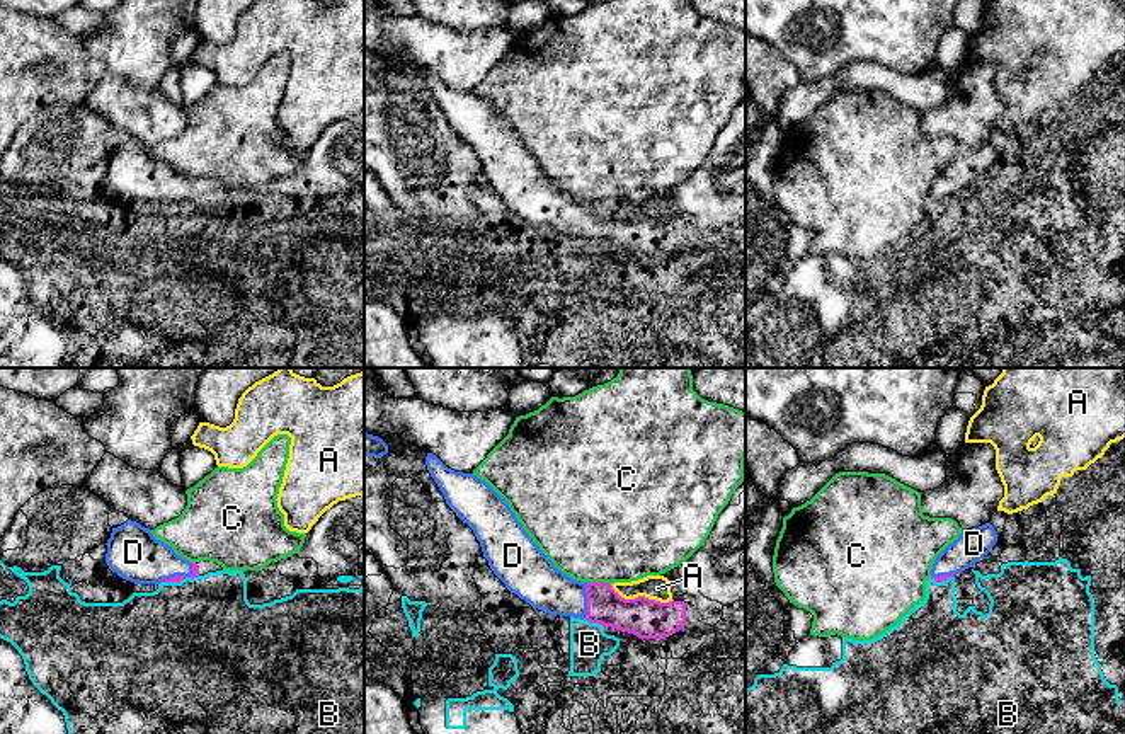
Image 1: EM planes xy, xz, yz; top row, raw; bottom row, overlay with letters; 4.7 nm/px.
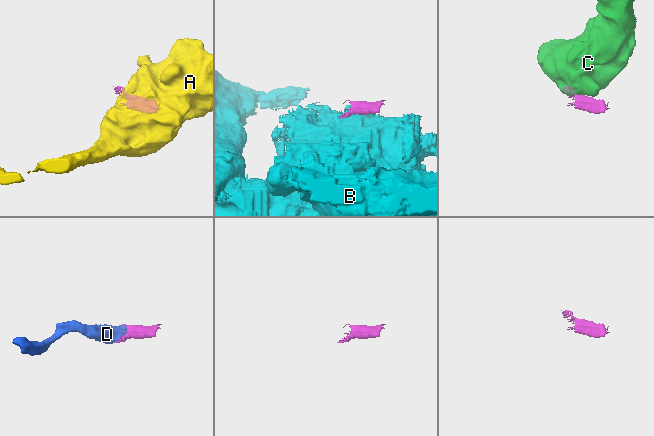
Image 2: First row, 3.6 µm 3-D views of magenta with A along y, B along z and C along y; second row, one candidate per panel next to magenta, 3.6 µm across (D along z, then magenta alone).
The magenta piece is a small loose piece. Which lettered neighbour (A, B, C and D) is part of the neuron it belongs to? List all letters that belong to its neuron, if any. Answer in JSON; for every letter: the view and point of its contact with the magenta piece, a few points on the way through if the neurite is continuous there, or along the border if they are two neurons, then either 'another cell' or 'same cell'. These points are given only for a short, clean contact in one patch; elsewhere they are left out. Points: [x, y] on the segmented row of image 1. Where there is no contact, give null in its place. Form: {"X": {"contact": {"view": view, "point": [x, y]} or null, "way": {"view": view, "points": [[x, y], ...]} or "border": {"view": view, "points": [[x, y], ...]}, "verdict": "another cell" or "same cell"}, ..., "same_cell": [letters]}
{"A": {"contact": {"view": "xz", "point": [642, 596]}, "verdict": "another cell"}, "B": {"contact": {"view": "xz", "point": [594, 622]}, "verdict": "another cell"}, "C": {"contact": {"view": "xz", "point": [599, 583]}, "border": {"view": "xz", "points": [[588, 581], [606, 581], [610, 584]]}, "verdict": "another cell"}, "D": {"contact": {"view": "xz", "point": [588, 600]}, "way": {"view": "xz", "points": [[605, 607], [588, 600], [557, 595], [538, 581]]}, "verdict": "same cell"}, "same_cell": ["D"]}

